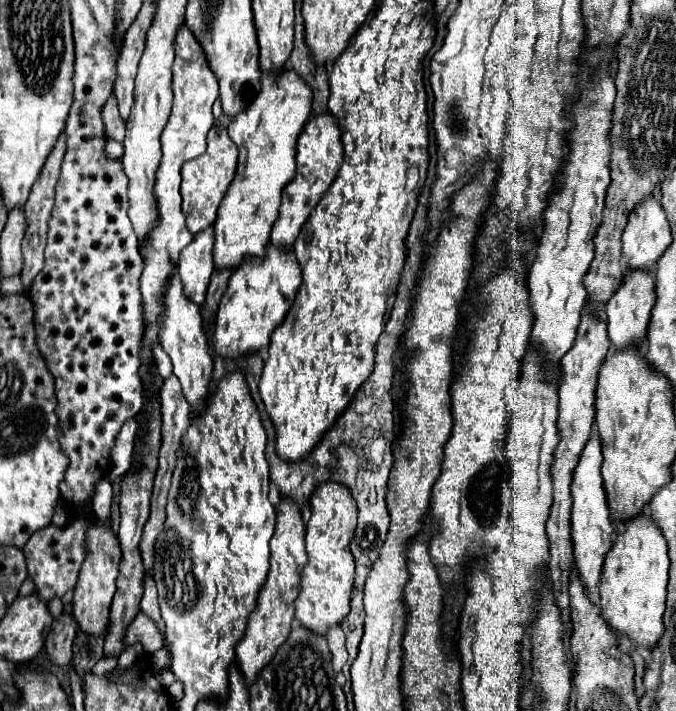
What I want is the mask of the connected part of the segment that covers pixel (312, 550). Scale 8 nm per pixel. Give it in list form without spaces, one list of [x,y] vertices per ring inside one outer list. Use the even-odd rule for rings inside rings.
[[[323,483],[311,495],[311,519],[305,535],[307,565],[301,573],[301,593],[295,601],[295,619],[307,631],[325,635],[333,625],[341,625],[351,611],[351,587],[355,577],[355,561],[349,551],[357,527],[357,505],[343,485]]]

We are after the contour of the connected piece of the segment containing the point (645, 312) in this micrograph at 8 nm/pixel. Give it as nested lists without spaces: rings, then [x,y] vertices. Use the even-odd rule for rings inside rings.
[[[627,269],[621,279],[619,289],[607,301],[607,319],[609,319],[607,331],[609,331],[609,339],[615,349],[623,349],[623,347],[637,345],[643,341],[655,299],[657,299],[657,293],[655,293],[653,275],[649,271],[641,271],[641,269]]]

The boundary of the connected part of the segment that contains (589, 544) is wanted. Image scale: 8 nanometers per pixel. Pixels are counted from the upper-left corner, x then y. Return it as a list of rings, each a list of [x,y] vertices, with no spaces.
[[[597,427],[591,431],[591,439],[581,451],[581,459],[573,473],[571,483],[571,495],[573,495],[573,513],[571,513],[571,539],[573,539],[573,557],[575,567],[579,573],[581,583],[585,585],[587,593],[597,593],[599,587],[599,573],[603,565],[605,553],[611,549],[611,535],[613,535],[613,521],[611,521],[611,509],[601,477],[601,439]]]

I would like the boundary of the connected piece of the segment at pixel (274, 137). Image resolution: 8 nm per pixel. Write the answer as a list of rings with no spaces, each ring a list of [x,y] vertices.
[[[285,69],[281,75],[263,75],[261,79],[261,91],[257,95],[257,101],[245,109],[245,113],[237,115],[231,125],[227,127],[231,141],[239,149],[239,167],[235,181],[229,185],[225,201],[221,203],[217,211],[217,221],[213,223],[215,229],[215,243],[213,243],[213,263],[215,271],[235,271],[247,257],[263,259],[269,245],[271,229],[279,217],[281,207],[281,193],[289,181],[295,177],[295,141],[305,127],[305,123],[311,117],[311,89],[301,81],[301,77],[289,69]]]

